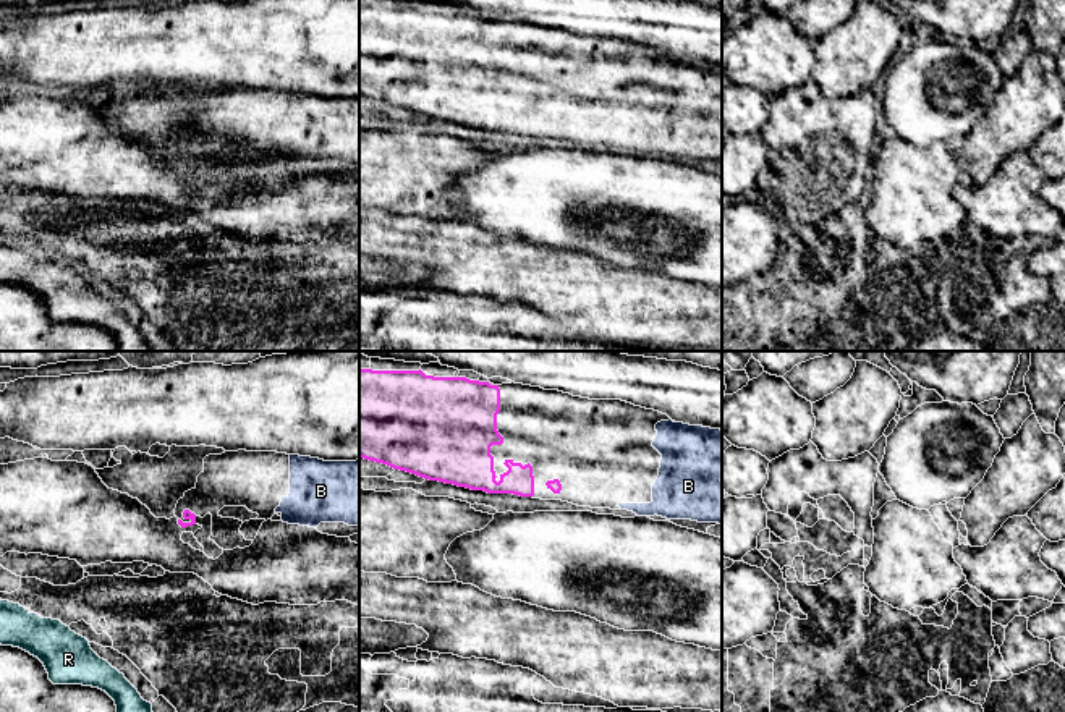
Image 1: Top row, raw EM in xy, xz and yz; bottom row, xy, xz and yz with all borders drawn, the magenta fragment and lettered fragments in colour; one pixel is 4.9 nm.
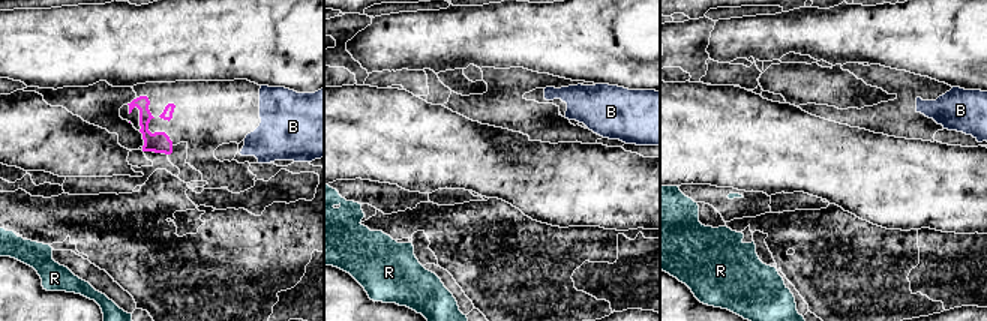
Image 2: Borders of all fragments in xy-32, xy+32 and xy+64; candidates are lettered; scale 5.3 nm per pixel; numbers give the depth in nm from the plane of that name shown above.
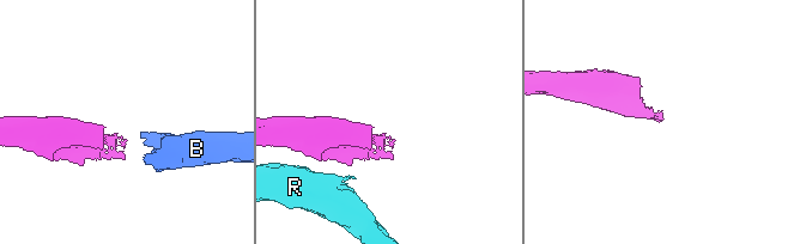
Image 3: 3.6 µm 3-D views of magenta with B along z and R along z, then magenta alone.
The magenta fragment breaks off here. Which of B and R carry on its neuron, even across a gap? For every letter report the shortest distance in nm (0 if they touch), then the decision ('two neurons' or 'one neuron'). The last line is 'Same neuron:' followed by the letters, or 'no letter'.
B: 300 nm | one neuron
R: 750 nm | two neurons
Same neuron: B

